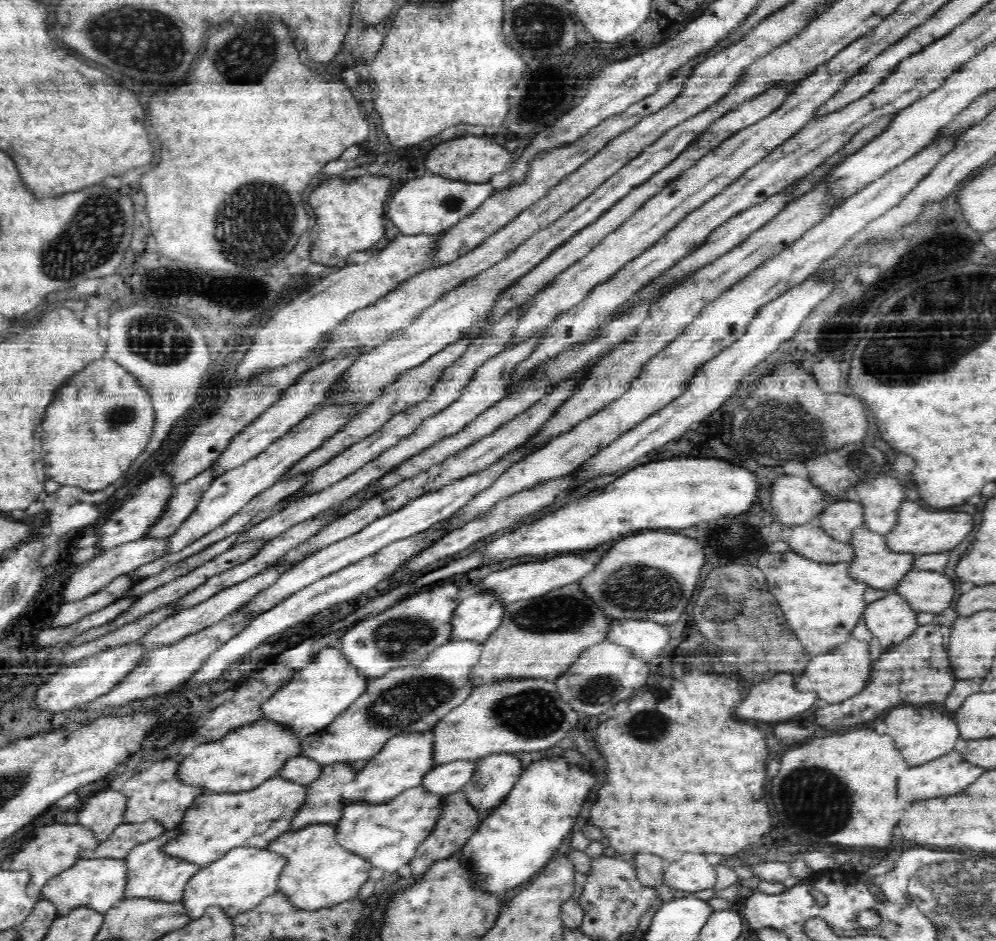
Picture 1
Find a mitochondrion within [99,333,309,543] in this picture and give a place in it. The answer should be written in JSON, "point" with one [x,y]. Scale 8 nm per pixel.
{"point":[119,413]}

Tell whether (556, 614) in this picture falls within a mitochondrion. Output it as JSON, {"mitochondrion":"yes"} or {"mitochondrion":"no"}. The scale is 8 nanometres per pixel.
{"mitochondrion":"yes"}

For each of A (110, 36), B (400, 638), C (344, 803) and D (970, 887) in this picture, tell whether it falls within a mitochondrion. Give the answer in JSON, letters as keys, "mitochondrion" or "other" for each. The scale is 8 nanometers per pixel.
{"A":"mitochondrion","B":"mitochondrion","C":"other","D":"mitochondrion"}

